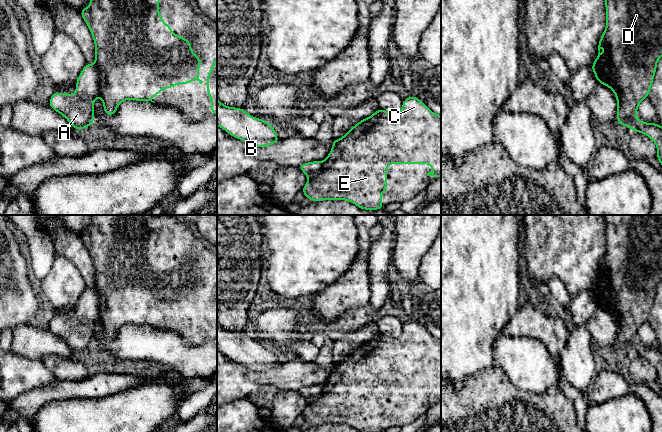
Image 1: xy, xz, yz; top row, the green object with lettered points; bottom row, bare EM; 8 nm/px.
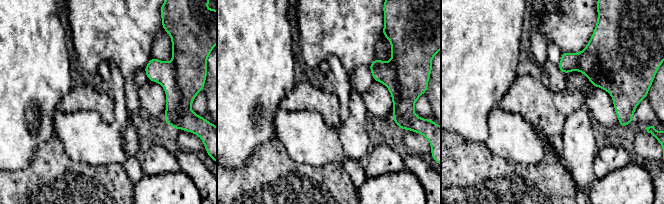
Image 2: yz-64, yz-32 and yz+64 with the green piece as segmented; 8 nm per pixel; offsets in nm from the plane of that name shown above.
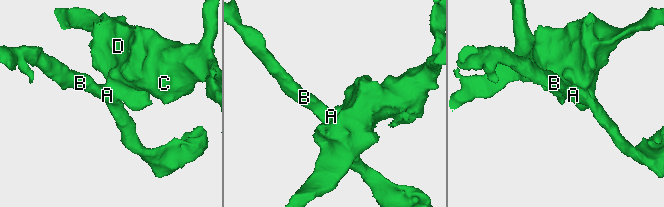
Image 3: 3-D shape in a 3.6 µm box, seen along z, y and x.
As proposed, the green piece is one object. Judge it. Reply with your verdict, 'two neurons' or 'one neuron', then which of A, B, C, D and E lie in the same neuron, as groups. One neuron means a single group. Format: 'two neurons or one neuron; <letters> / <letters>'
two neurons; A B / C D E

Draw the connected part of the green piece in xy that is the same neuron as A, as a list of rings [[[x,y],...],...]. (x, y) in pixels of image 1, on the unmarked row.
[[[86,287],[76,305],[74,318],[55,315],[49,324],[49,330],[67,343],[76,354],[82,355],[85,351],[94,348],[94,326],[99,320],[99,296],[95,288]]]

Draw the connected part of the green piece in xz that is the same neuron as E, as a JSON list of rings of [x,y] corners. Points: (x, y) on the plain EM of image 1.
[[[415,320],[405,322],[399,337],[376,334],[371,340],[360,344],[345,359],[334,363],[332,373],[323,385],[320,397],[308,403],[302,416],[312,426],[323,424],[345,424],[359,432],[383,432],[380,421],[387,415],[387,390],[389,388],[430,388],[434,393],[428,400],[441,401],[441,376],[420,376],[420,372],[441,372],[441,339],[433,337]]]

